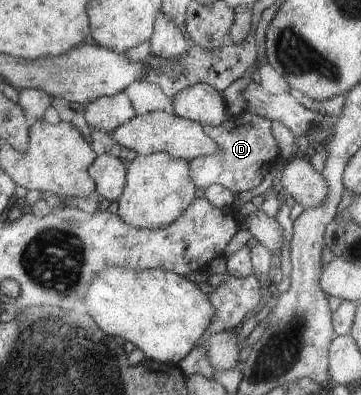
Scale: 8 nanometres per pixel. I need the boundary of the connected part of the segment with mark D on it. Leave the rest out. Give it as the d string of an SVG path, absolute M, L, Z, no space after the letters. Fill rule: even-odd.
M244 110L238 115L231 116L225 123L215 127L202 125L202 128L219 146L219 152L188 162L190 178L196 188L204 190L210 184L220 184L236 195L258 186L263 176L273 168L278 147L271 133L271 120Z

